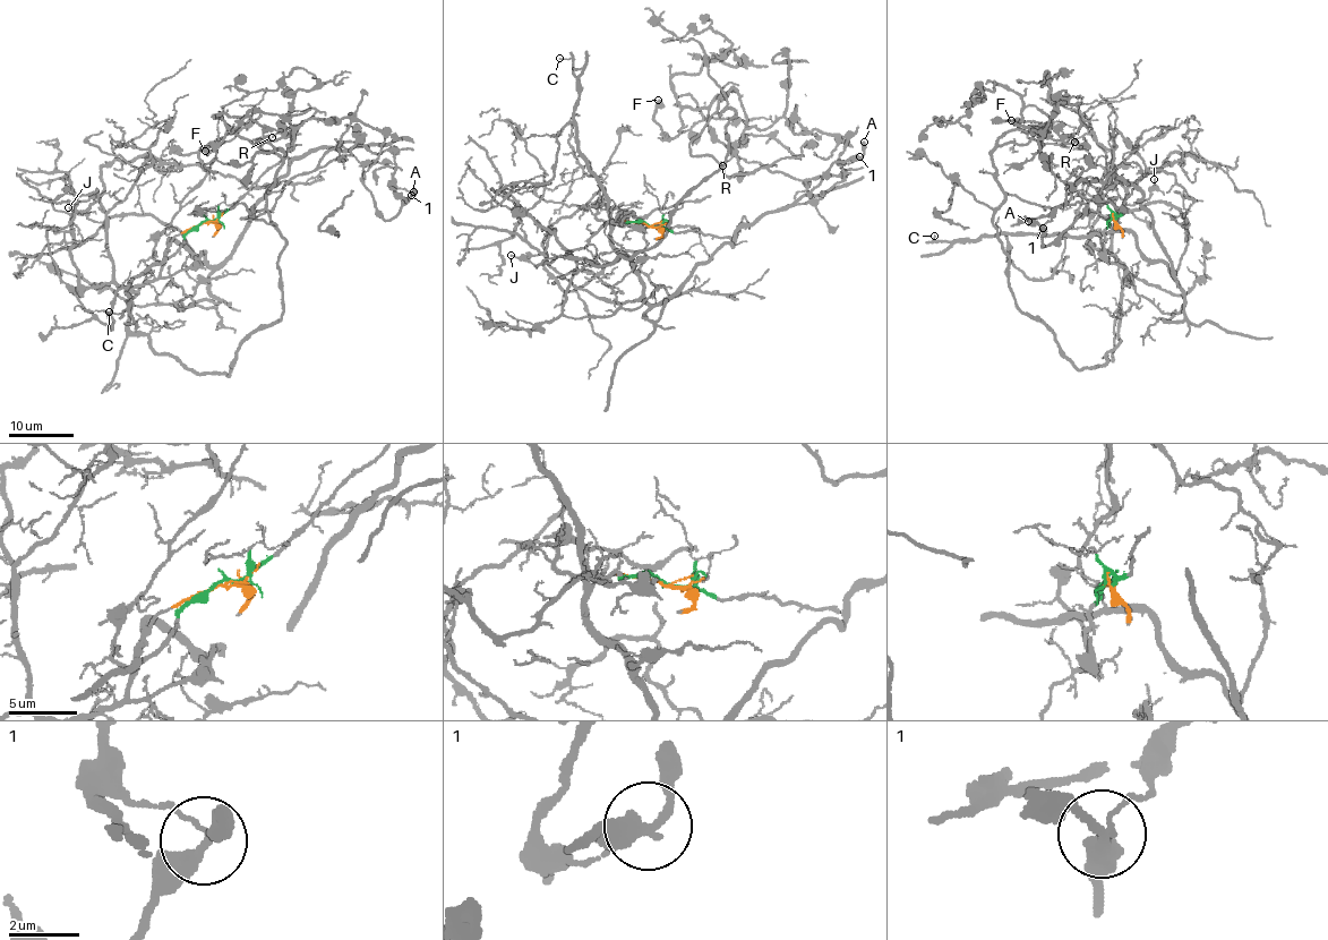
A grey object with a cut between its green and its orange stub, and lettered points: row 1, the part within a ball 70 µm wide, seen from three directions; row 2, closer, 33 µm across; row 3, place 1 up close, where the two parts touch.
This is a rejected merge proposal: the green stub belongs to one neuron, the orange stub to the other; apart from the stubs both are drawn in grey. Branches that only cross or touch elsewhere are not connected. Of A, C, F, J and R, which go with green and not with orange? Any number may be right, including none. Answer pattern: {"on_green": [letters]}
{"on_green": ["F", "J", "R"]}

